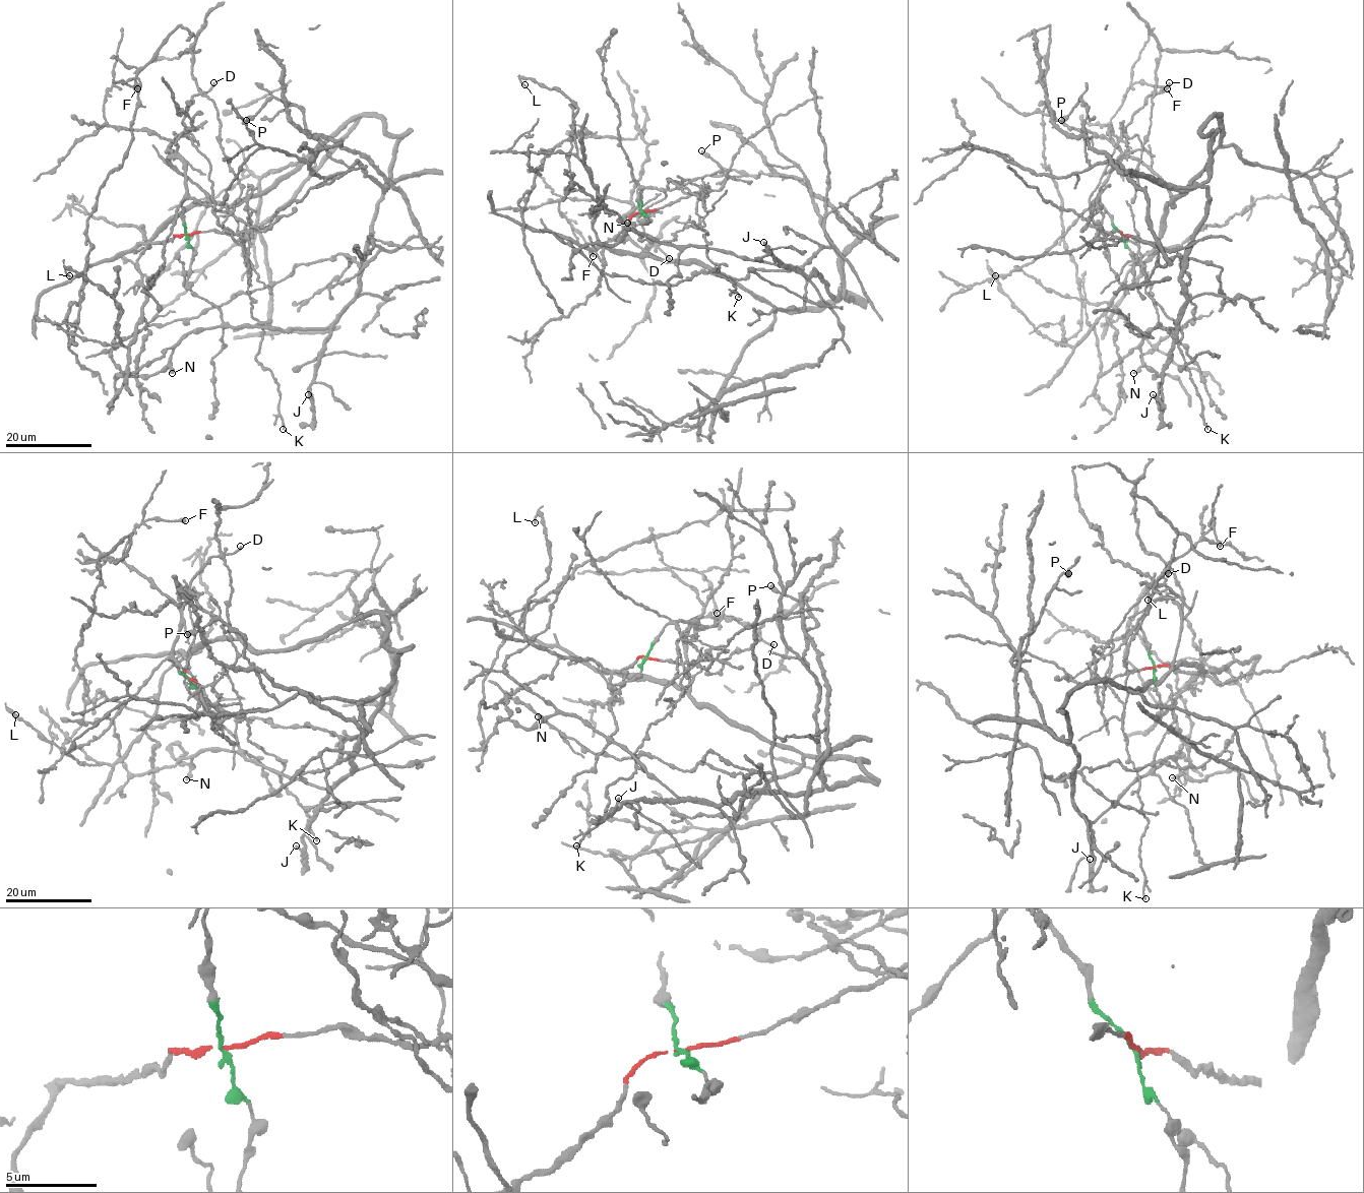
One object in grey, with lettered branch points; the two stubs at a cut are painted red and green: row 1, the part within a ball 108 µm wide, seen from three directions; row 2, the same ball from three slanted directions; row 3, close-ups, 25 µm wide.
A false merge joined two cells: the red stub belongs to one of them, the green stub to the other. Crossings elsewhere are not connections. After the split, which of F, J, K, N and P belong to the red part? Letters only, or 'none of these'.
K

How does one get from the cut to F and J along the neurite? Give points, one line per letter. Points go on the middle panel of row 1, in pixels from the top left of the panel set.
F: (641, 211), (639, 188), (640, 202), (632, 209), (629, 202), (611, 197), (560, 200), (558, 210), (593, 256)
J: (641, 211), (639, 188), (623, 226), (648, 253), (725, 274), (777, 308), (856, 299), (833, 296), (763, 242)

